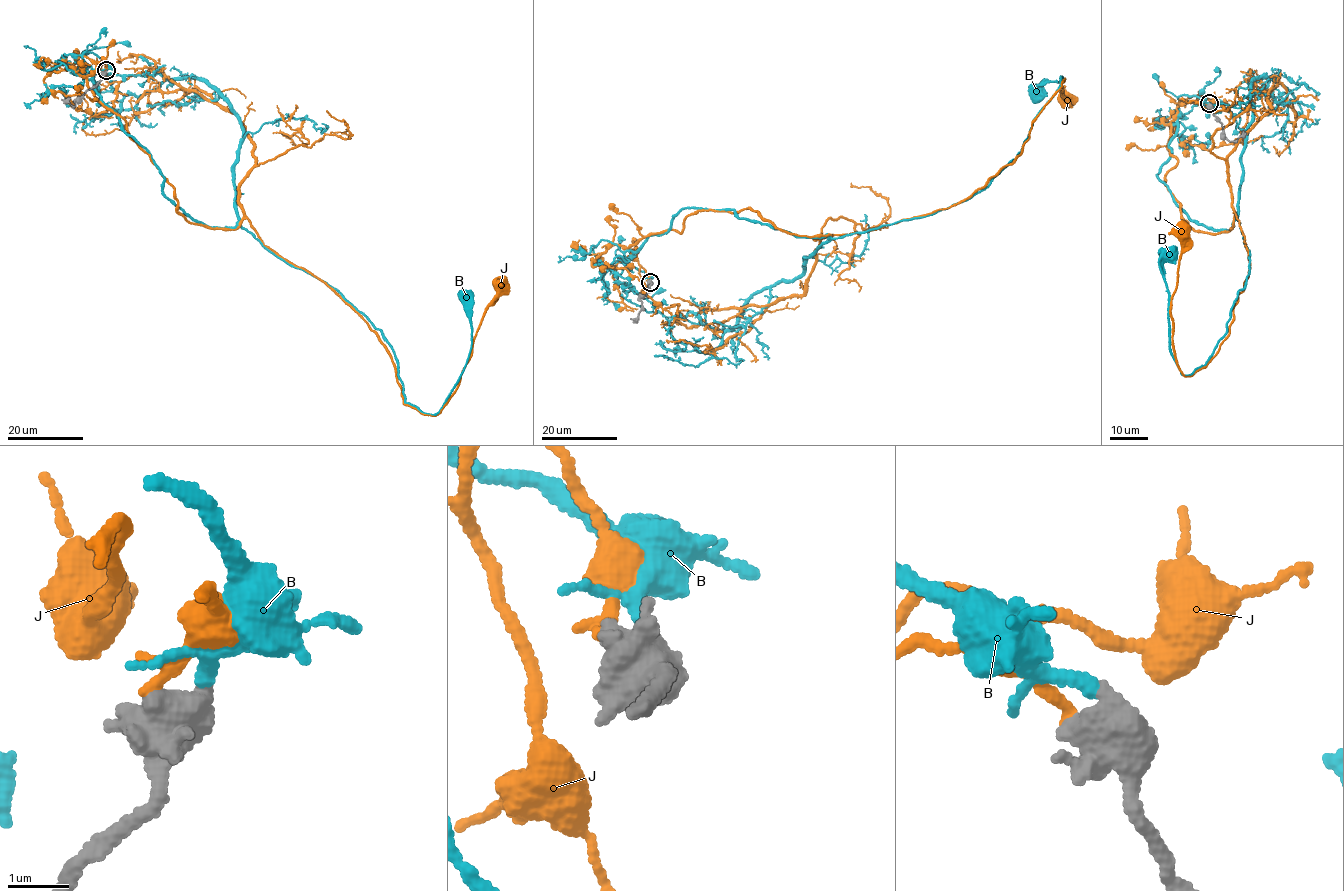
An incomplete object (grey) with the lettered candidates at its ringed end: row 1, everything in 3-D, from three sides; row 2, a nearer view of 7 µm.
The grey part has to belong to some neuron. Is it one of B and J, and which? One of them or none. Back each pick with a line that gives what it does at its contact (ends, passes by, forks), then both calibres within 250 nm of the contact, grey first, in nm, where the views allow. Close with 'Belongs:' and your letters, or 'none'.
B: it passes by; 650 nm thick on the grey side, 170 nm on the other
Belongs: B

